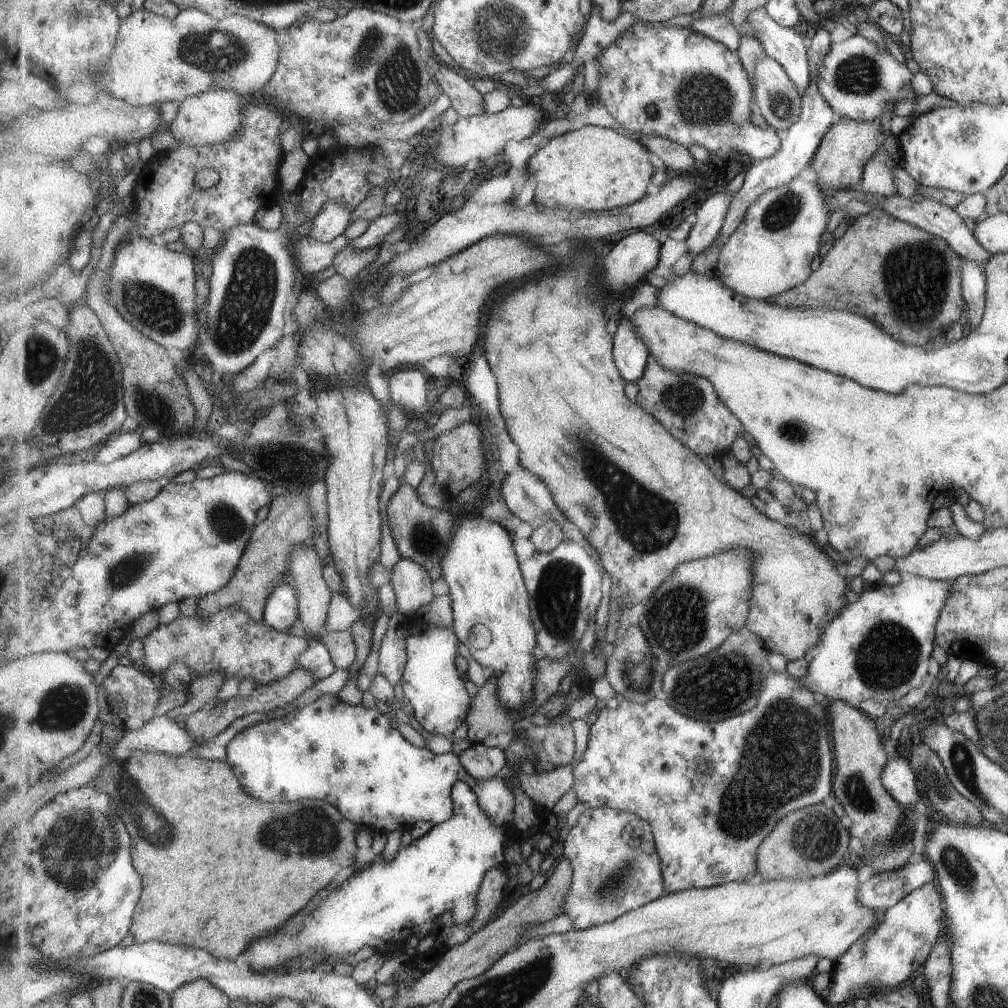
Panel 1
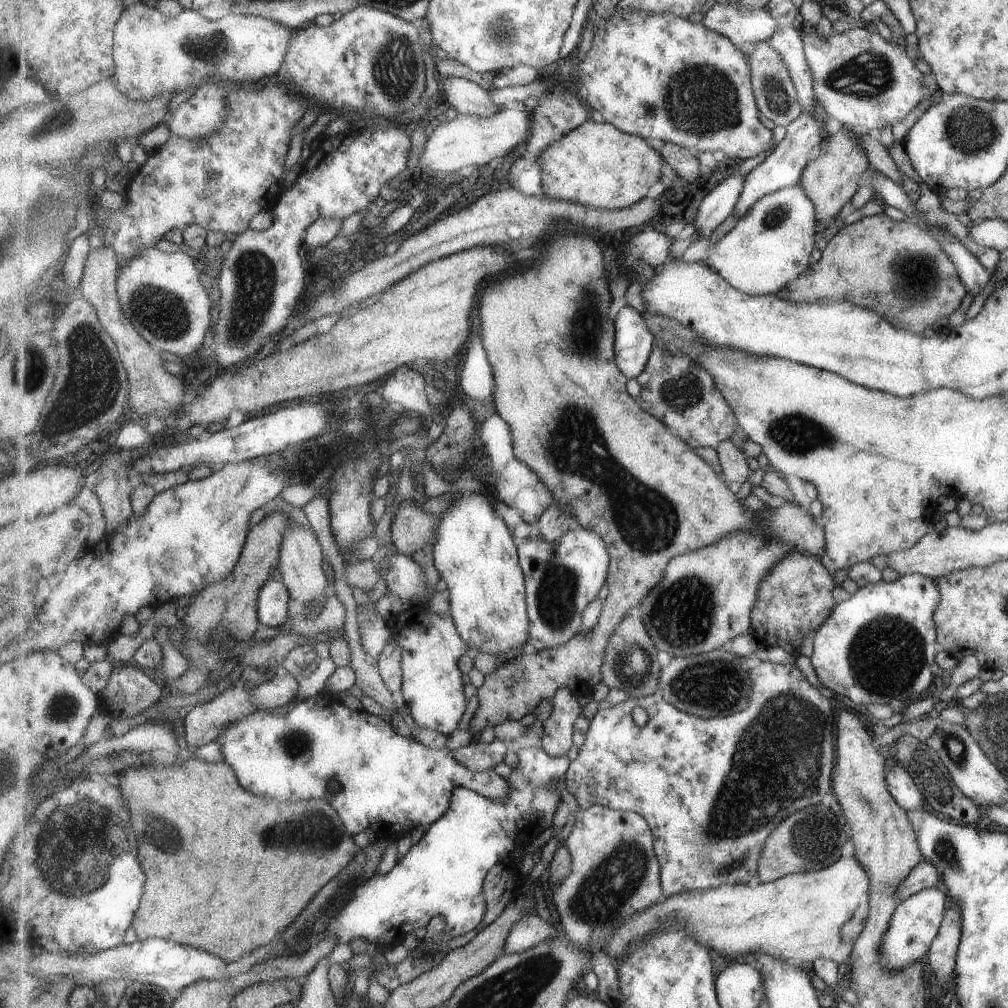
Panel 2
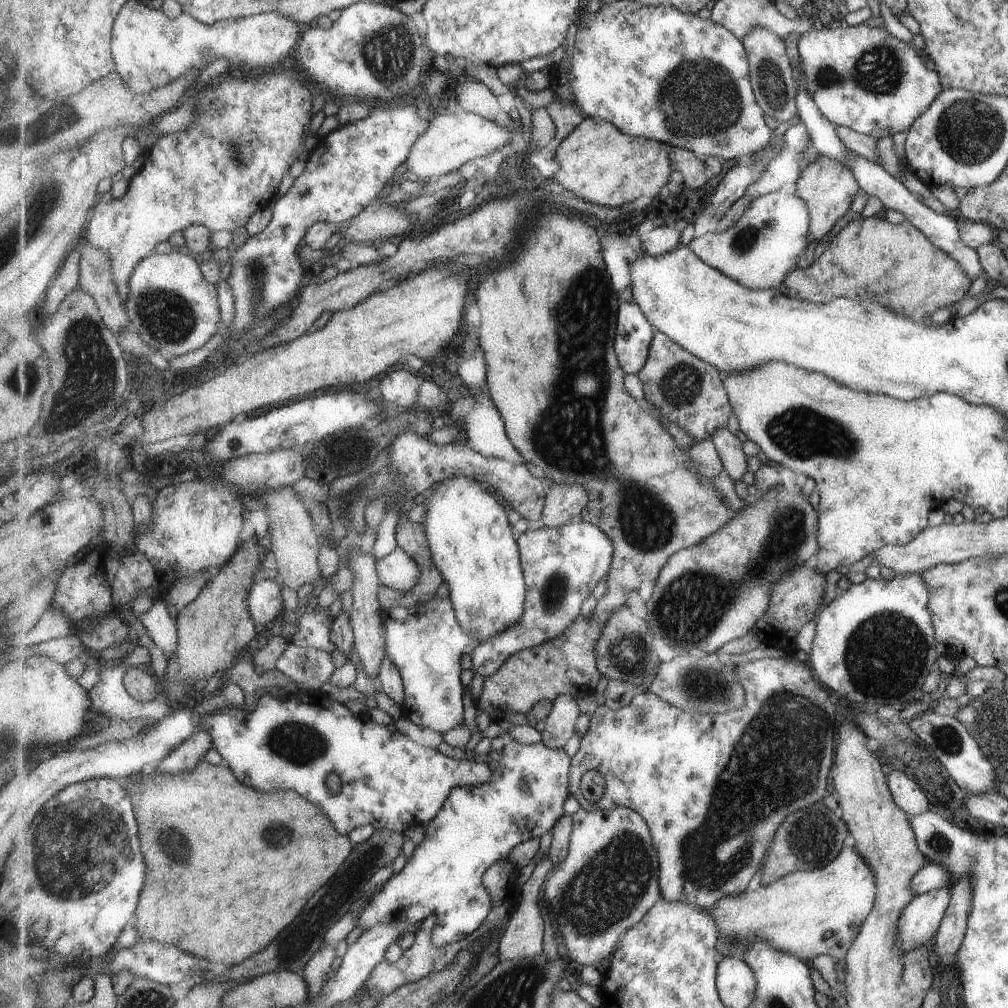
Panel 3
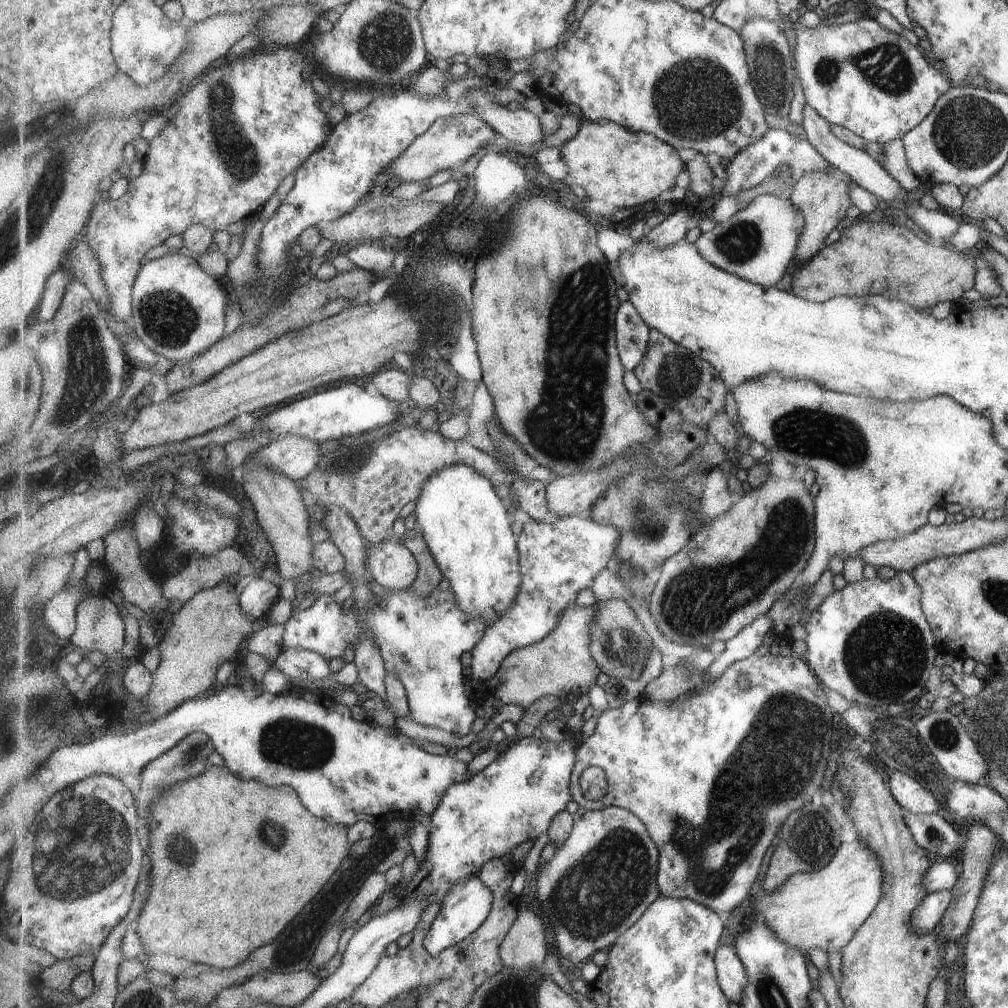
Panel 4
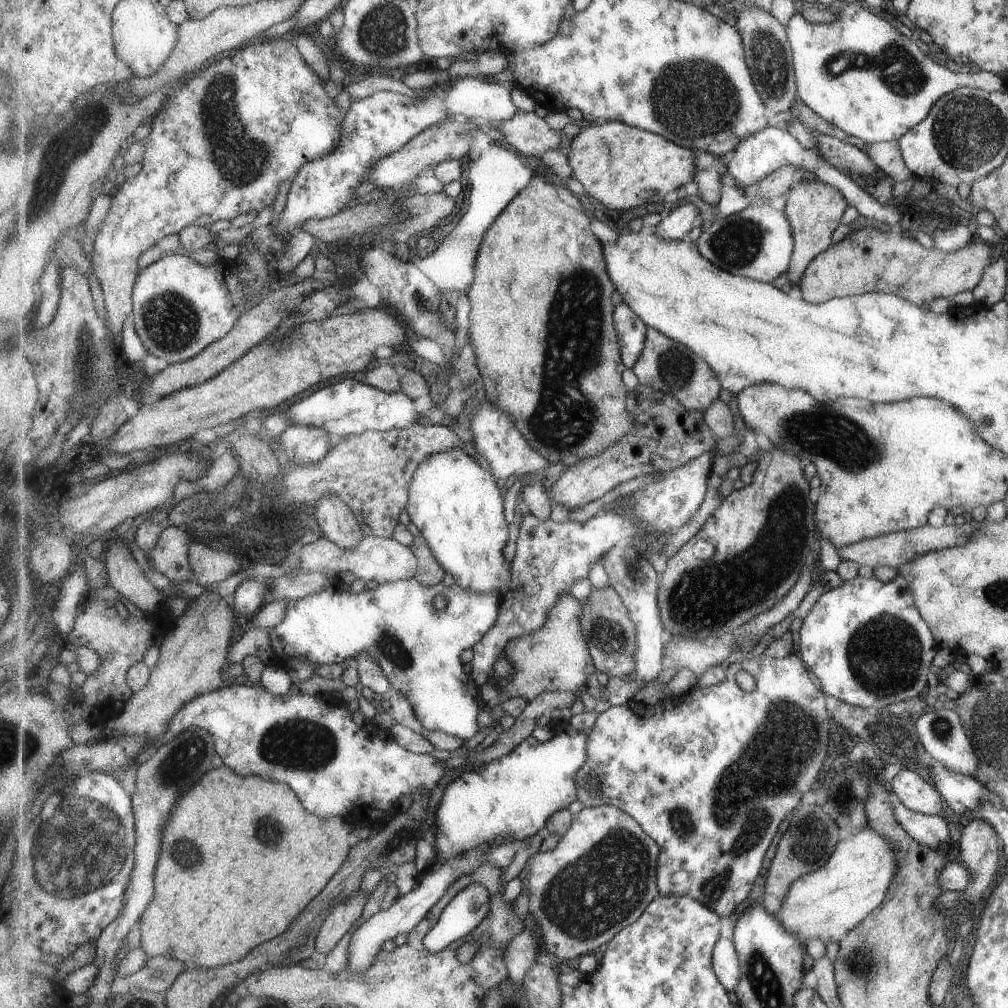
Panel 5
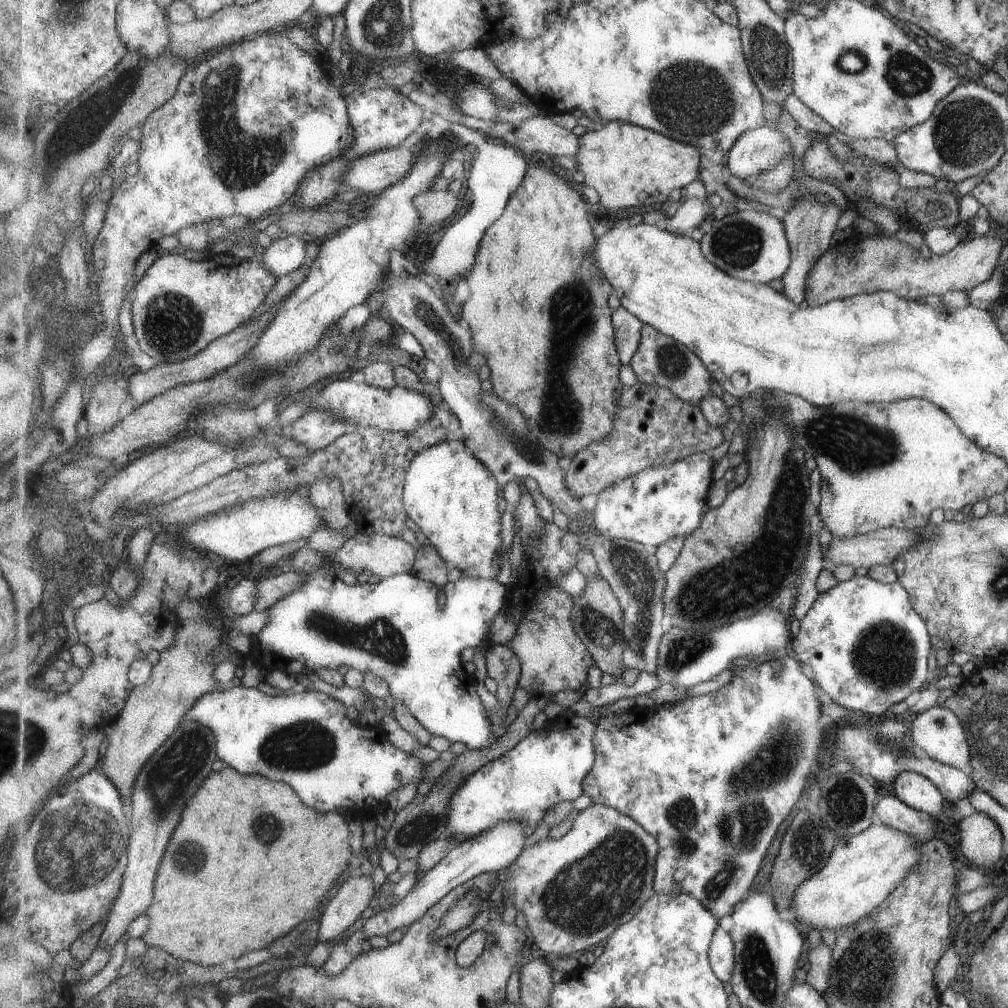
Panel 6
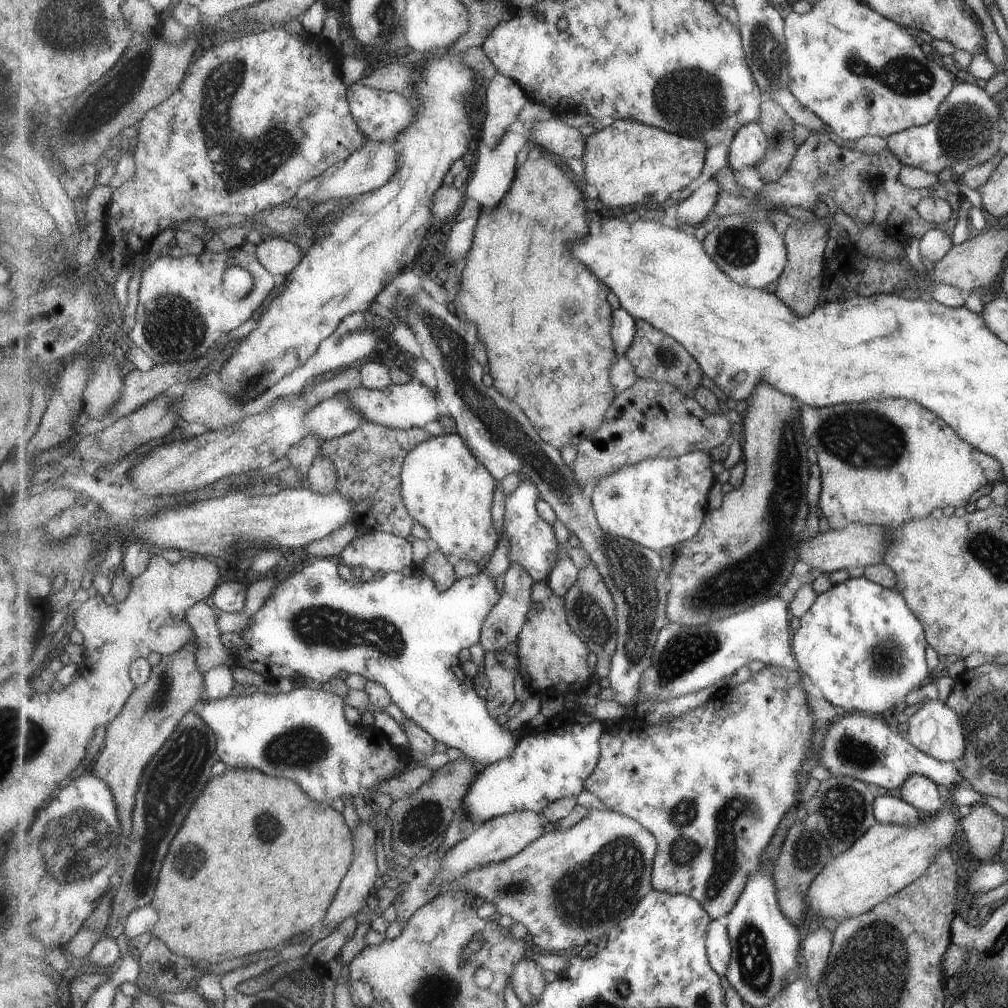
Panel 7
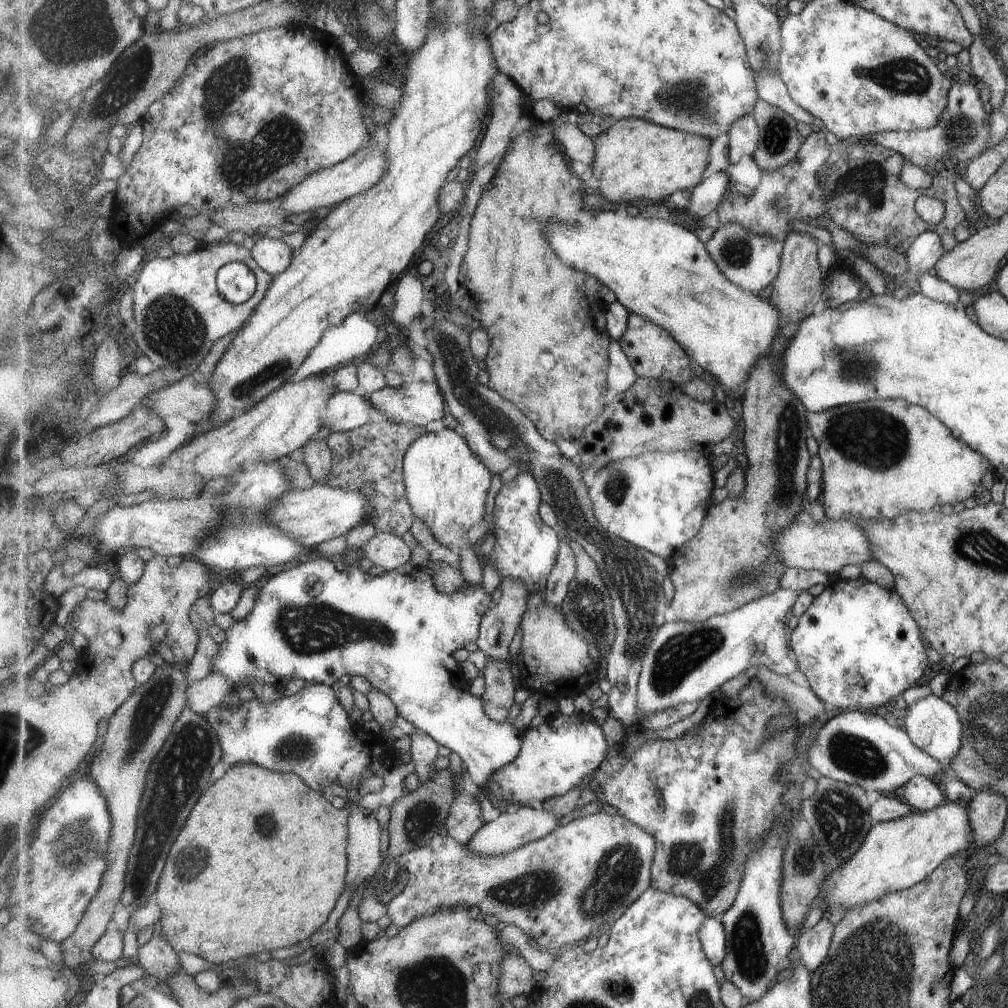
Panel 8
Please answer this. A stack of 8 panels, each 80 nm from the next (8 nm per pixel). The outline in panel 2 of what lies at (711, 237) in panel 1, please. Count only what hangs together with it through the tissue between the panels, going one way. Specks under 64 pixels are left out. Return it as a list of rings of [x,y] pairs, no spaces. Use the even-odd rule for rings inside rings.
[[[735,172],[706,195],[695,218],[698,239],[708,239],[731,215],[744,189],[746,176]]]

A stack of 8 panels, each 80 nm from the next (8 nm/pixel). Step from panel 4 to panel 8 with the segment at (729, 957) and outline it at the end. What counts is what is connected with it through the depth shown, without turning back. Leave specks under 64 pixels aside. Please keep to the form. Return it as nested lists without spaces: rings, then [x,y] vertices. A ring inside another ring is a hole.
[[[722,915],[707,917],[700,930],[700,937],[714,966],[721,966],[727,958],[728,940]]]

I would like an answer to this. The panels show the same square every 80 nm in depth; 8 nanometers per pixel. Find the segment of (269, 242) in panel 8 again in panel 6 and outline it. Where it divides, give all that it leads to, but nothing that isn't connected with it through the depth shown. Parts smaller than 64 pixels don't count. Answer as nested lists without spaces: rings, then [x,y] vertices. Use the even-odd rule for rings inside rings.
[[[299,233],[290,236],[283,235],[271,246],[265,248],[260,258],[277,277],[289,274],[308,262],[306,256],[309,241],[308,236]]]

